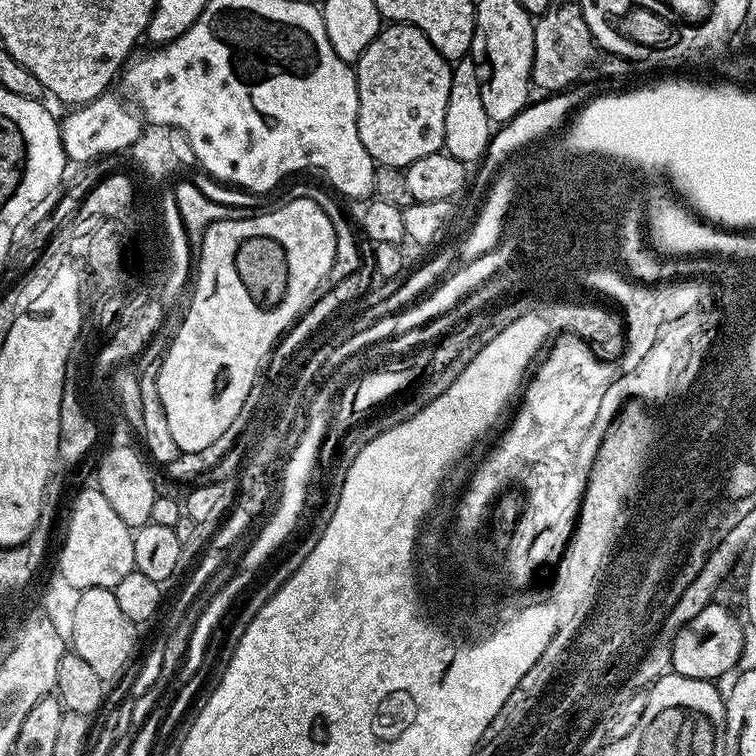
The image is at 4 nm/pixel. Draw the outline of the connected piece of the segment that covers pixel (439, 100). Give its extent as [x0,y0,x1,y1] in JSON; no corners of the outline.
[354,23,452,170]

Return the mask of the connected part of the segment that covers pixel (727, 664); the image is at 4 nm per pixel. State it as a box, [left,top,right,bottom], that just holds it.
[671,602,745,681]

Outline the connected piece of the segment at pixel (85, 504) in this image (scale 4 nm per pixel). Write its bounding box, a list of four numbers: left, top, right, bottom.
[58,487,136,590]

